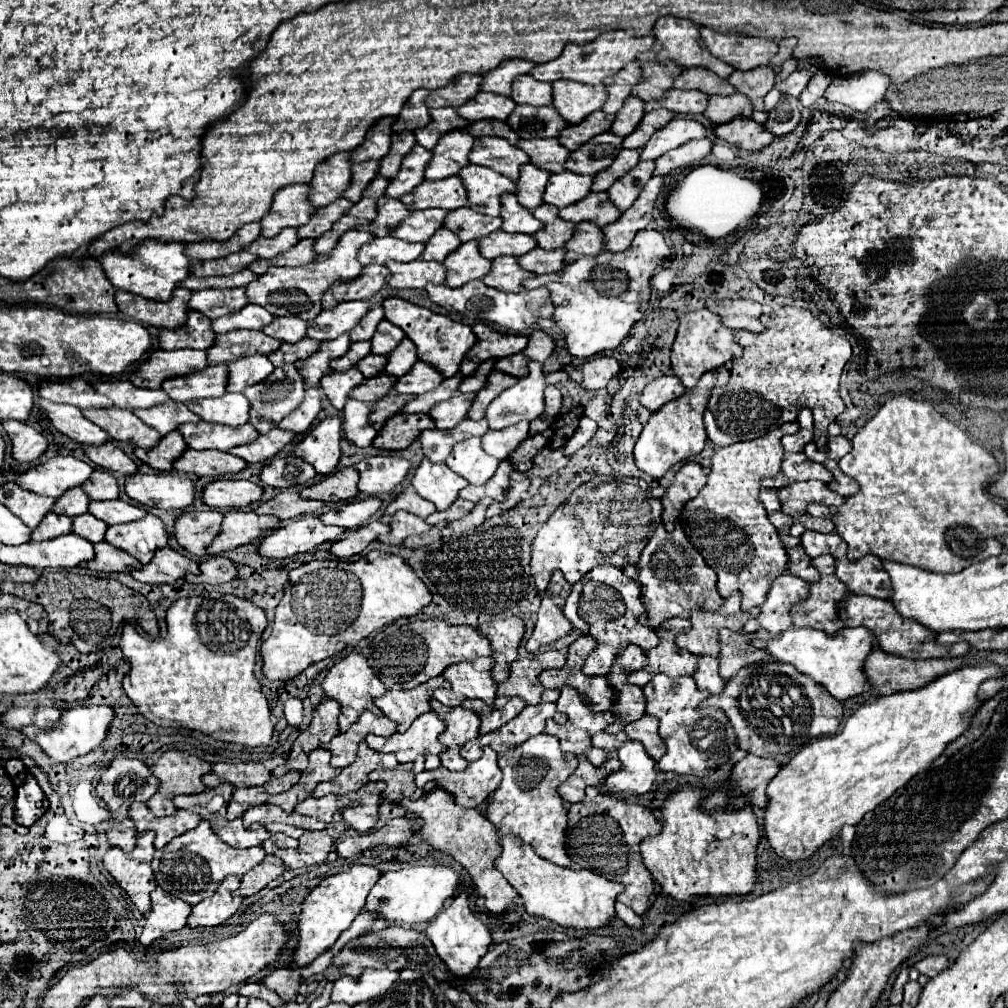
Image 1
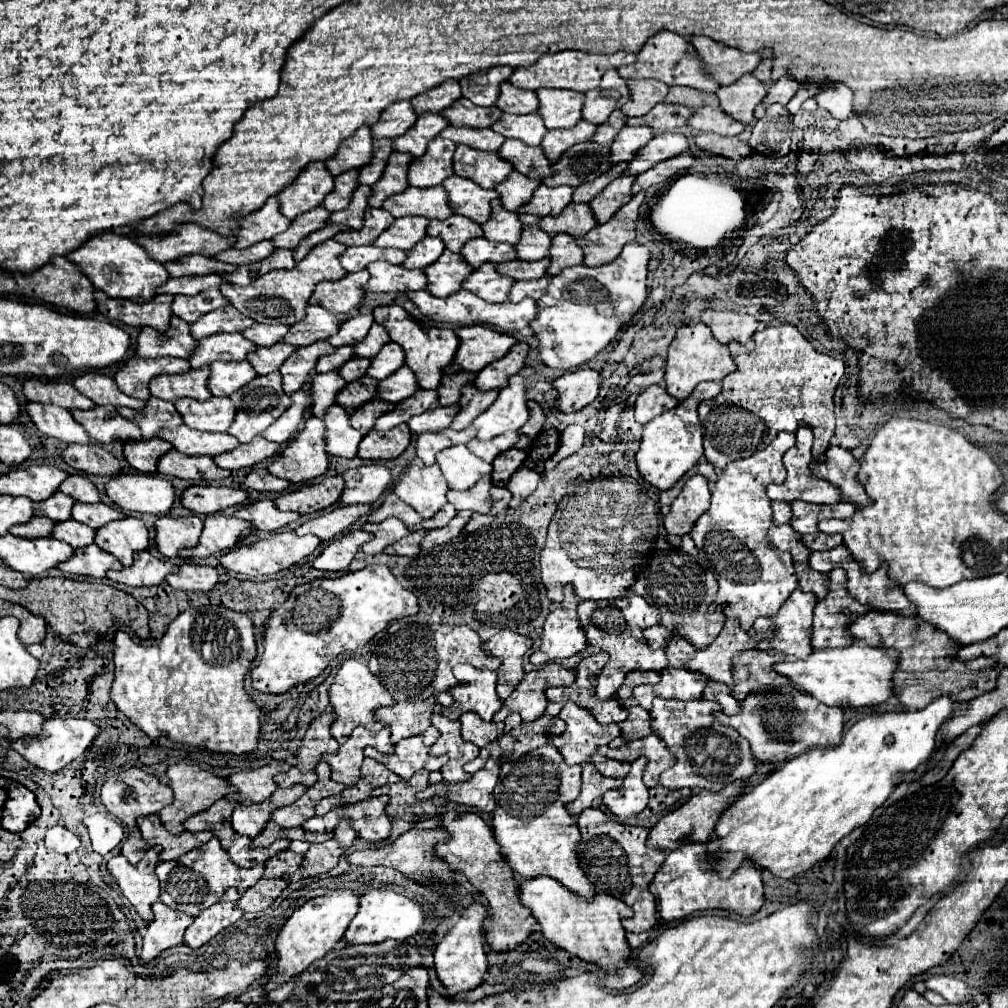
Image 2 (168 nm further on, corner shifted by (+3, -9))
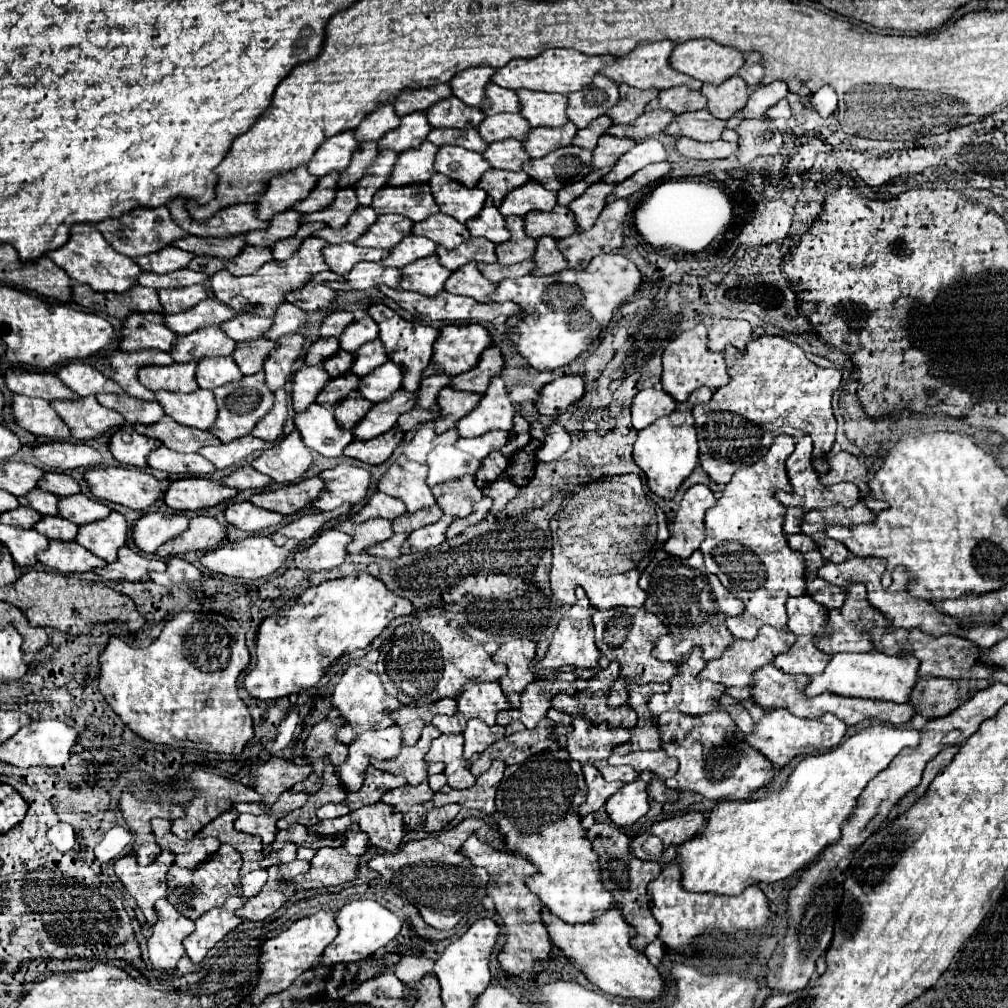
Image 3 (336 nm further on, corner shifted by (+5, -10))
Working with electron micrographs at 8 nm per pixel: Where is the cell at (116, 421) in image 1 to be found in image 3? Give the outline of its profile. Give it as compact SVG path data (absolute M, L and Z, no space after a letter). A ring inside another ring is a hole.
M95 397L61 399L61 401L51 401L51 405L57 411L57 415L65 421L71 435L77 439L99 437L107 431L123 427L125 423L123 415L99 405Z

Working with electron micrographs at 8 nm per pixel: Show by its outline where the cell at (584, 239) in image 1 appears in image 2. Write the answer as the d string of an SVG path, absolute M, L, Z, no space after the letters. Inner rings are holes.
M557 234L557 236L553 236L549 258L551 258L551 266L547 268L547 272L559 274L567 266L583 264L583 248L577 244L577 240L573 236Z

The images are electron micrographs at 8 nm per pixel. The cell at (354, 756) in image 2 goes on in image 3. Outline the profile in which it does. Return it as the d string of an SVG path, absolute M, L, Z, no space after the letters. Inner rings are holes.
M397 725L371 733L367 731L359 735L353 745L349 745L347 761L335 767L335 773L349 791L359 791L365 781L365 769L369 767L369 759L393 759L399 755L401 745L403 737Z

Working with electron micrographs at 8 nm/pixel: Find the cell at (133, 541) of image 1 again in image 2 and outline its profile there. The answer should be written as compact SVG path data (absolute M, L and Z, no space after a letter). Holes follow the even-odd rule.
M127 516L125 520L115 520L97 530L95 544L113 554L123 566L133 564L135 552L149 548L149 532L143 520Z

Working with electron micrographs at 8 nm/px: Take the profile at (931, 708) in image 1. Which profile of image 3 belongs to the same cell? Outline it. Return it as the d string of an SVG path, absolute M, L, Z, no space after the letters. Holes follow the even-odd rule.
M873 725L845 739L839 747L831 749L829 753L809 755L803 761L799 761L789 775L787 787L765 799L719 801L711 809L705 827L695 837L691 837L691 841L685 841L677 853L677 863L681 867L681 885L691 893L719 893L735 897L737 893L743 893L743 889L751 885L781 881L793 875L795 871L805 869L813 859L819 857L819 853L827 845L835 843L841 837L839 827L851 815L867 783L873 777L877 777L903 747L917 747L919 737L921 733L915 729Z

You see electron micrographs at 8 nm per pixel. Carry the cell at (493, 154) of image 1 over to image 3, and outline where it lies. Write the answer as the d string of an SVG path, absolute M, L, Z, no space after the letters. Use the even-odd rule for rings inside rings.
M443 145L435 155L435 171L467 187L477 187L477 181L487 169L491 169L491 165L479 153L467 151L463 147Z

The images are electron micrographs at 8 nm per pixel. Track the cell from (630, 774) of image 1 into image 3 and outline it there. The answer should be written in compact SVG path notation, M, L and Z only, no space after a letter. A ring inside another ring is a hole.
M641 777L633 783L625 783L619 793L609 797L605 809L609 819L621 827L637 823L637 819L641 819L649 811L647 783Z

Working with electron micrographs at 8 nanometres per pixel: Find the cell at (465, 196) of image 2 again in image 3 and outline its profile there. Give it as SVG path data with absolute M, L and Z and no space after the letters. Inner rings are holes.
M439 173L431 177L429 187L431 187L433 199L439 205L439 209L445 215L455 217L459 223L465 223L467 219L477 217L487 197L483 189L477 189L477 187L469 189L457 183L455 179L447 179L445 175L439 175Z

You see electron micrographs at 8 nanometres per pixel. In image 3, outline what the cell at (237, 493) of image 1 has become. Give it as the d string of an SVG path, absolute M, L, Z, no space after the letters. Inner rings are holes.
M183 477L167 487L163 501L165 505L177 511L195 511L195 509L213 507L217 503L233 499L235 495L237 491L223 483L203 477Z

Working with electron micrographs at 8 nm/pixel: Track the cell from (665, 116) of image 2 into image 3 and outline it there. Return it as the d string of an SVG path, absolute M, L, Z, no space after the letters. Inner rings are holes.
M663 109L657 111L647 111L641 117L637 117L635 121L627 123L627 125L611 125L611 129L607 131L607 135L613 137L629 137L629 139L647 139L647 137L655 137L659 135L673 119L673 113L667 113Z

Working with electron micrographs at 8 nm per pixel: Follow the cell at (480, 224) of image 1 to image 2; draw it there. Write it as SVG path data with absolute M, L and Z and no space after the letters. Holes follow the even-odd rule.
M453 214L447 220L431 220L427 234L441 238L451 252L459 252L463 248L463 244L469 242L471 238L483 236L483 230L473 220L459 216L459 214Z

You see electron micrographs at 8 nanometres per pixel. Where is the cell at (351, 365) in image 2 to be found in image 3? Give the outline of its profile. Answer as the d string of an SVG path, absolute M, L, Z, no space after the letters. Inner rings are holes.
M339 349L339 353L331 355L331 359L327 359L323 363L323 369L327 371L329 377L339 377L339 375L347 373L351 369L351 365L353 365L353 355L343 351L343 349Z

